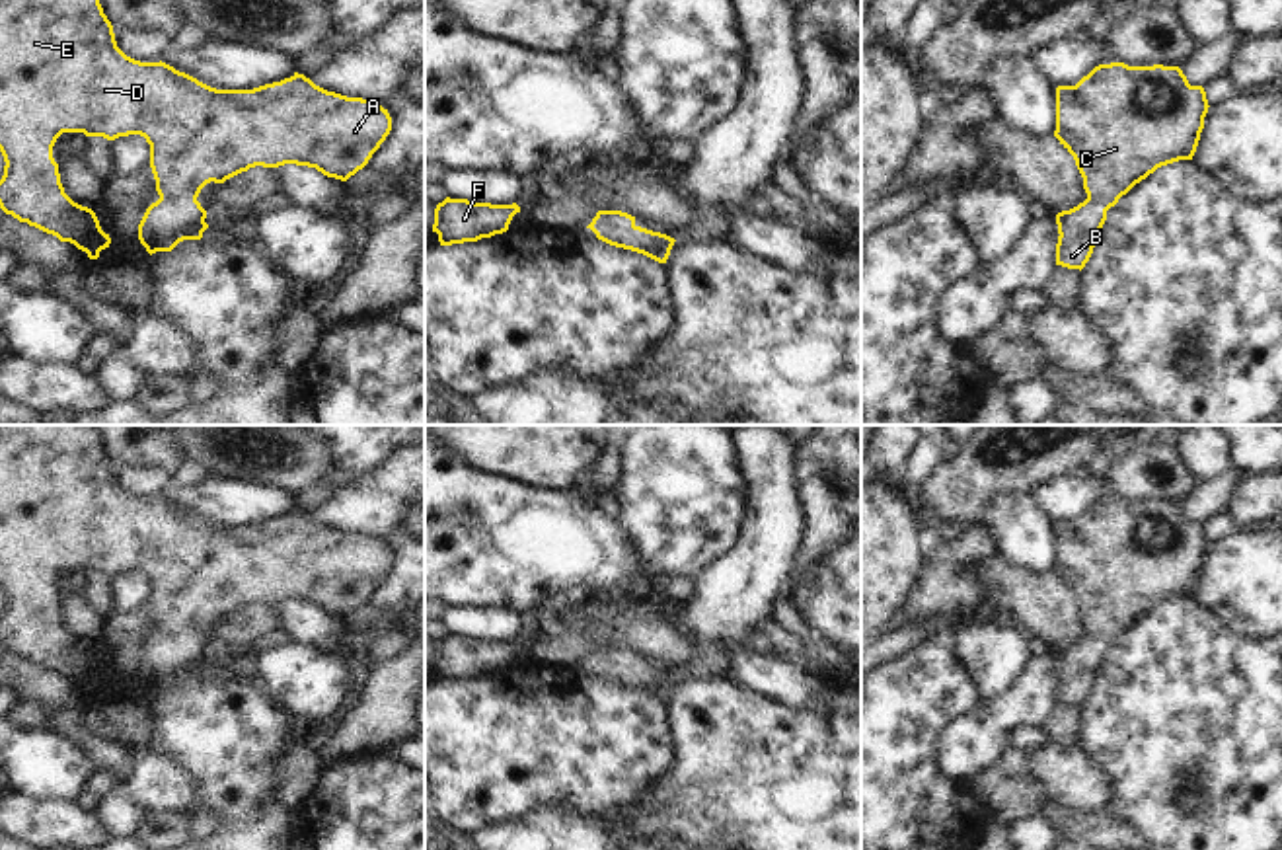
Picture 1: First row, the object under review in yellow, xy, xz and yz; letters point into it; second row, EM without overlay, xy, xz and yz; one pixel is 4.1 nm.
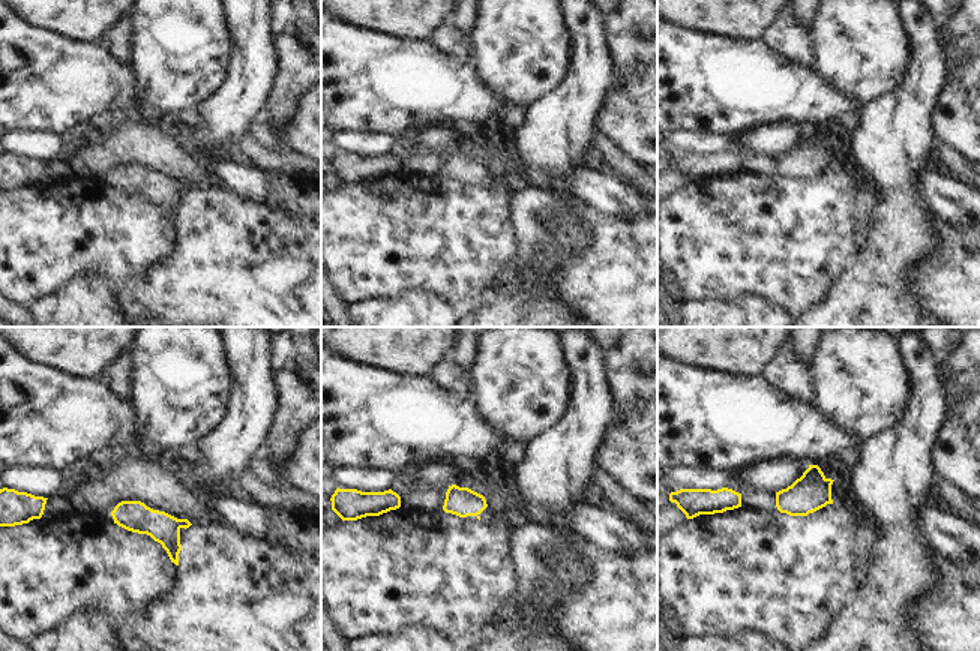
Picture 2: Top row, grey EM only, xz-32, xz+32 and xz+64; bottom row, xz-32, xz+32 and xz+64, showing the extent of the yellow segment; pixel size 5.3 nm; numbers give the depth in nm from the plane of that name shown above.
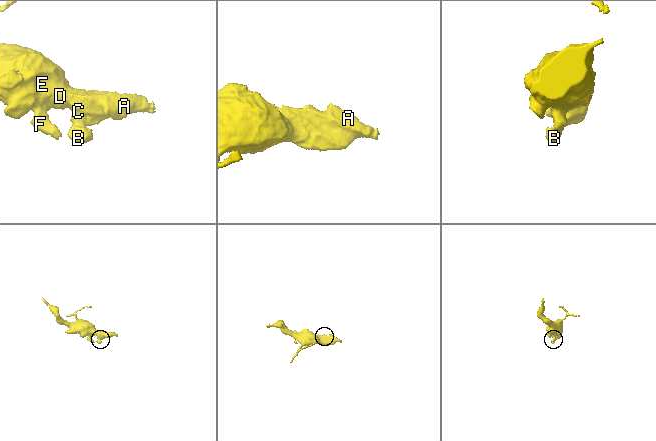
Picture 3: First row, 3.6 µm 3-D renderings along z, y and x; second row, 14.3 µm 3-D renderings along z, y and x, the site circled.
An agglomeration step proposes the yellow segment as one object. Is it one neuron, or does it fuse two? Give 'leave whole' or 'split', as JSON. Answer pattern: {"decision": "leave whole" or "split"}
{"decision": "leave whole"}

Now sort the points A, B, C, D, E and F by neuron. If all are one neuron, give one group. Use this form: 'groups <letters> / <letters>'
groups A B C D E F

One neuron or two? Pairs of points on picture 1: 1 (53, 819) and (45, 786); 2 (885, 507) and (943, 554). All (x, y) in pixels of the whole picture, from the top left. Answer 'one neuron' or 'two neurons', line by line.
1: two neurons
2: two neurons

